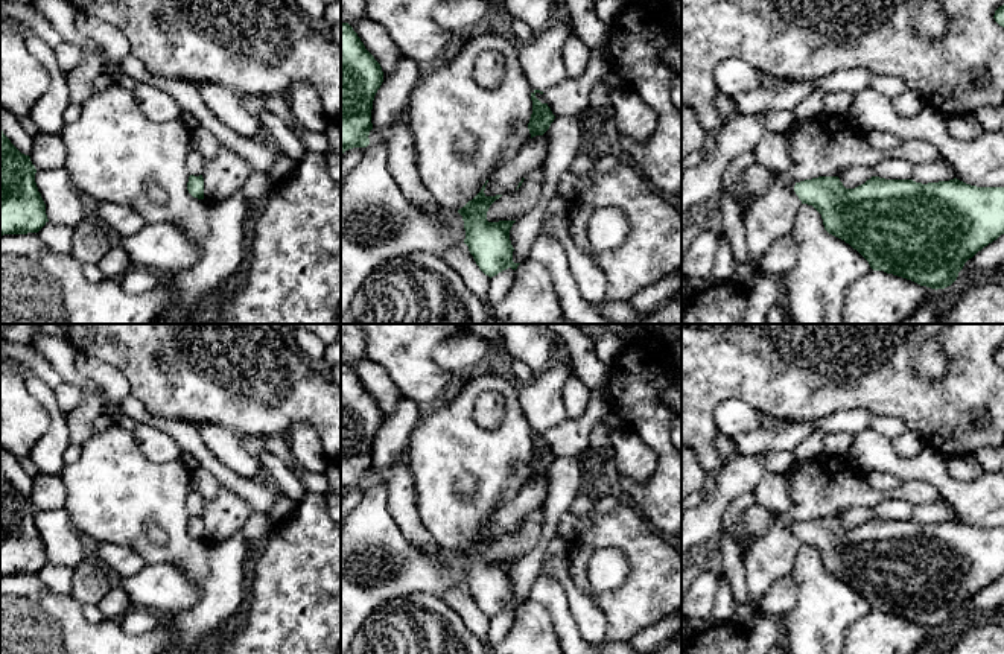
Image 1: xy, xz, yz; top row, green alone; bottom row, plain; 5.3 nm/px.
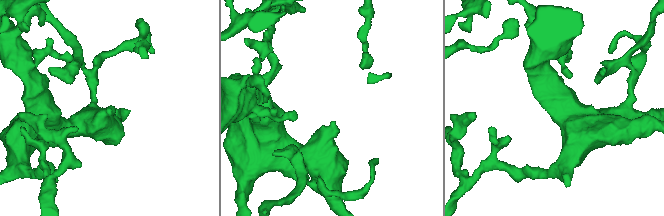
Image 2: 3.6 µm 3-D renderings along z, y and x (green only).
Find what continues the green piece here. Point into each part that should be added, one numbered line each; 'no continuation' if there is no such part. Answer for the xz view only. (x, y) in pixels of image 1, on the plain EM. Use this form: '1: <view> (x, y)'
1: xz (542, 400)

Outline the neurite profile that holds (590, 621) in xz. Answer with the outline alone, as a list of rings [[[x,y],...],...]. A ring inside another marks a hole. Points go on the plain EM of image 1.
[[[560,532],[549,540],[545,549],[542,572],[557,579],[564,590],[580,637],[593,646],[608,643],[605,614],[595,598],[589,592],[578,589],[569,576],[569,541]]]

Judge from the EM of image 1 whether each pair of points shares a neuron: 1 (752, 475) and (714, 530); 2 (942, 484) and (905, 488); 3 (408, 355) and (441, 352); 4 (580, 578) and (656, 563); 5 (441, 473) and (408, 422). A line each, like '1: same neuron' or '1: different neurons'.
1: same neuron
2: different neurons
3: different neurons
4: same neuron
5: different neurons

